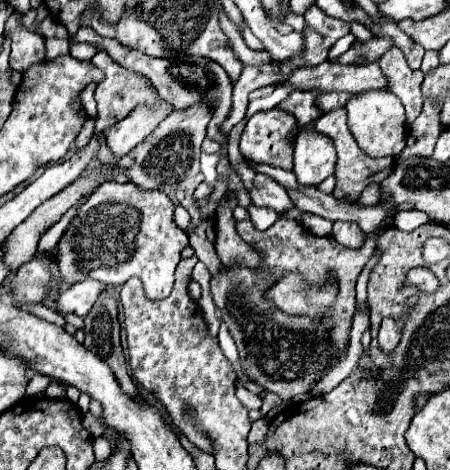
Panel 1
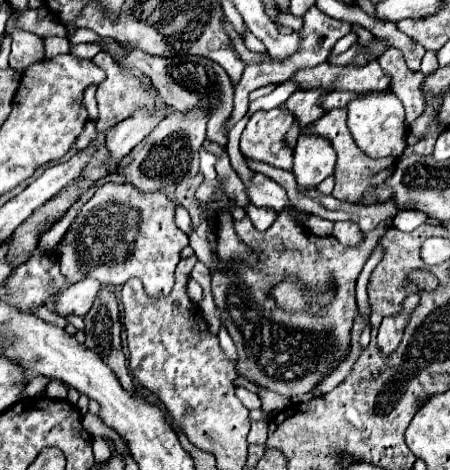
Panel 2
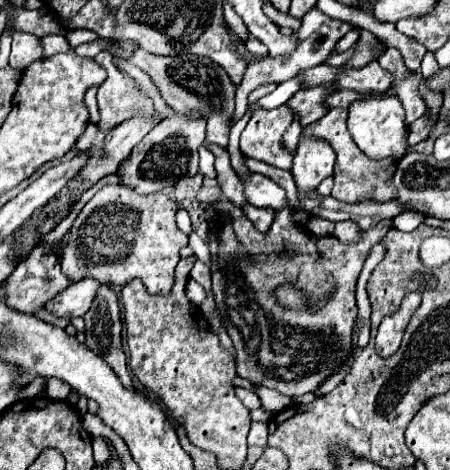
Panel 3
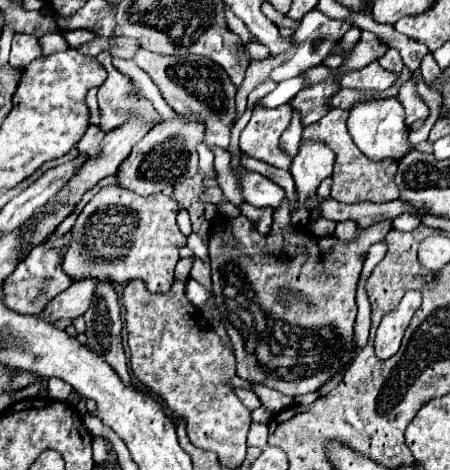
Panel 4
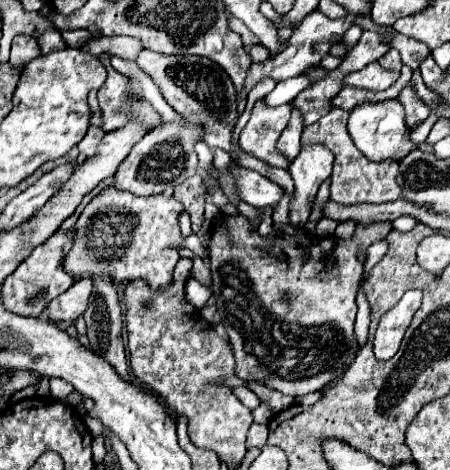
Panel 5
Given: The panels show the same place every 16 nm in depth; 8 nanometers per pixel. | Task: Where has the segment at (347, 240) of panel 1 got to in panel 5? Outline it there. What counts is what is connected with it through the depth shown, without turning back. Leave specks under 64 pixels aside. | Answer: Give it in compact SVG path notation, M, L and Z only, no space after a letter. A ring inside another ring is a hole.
M352 220L340 222L338 228L336 228L336 232L334 232L334 236L340 238L340 240L348 240L348 238L354 236L354 228L356 228L356 222L352 222Z

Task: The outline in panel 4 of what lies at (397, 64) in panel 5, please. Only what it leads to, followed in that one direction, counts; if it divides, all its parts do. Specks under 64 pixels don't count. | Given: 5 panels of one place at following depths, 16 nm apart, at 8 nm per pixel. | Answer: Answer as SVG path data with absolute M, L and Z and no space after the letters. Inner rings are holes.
M388 50L384 56L380 56L380 66L386 68L388 72L394 72L398 76L402 76L402 70L404 70L404 62L402 62L402 56L398 50Z

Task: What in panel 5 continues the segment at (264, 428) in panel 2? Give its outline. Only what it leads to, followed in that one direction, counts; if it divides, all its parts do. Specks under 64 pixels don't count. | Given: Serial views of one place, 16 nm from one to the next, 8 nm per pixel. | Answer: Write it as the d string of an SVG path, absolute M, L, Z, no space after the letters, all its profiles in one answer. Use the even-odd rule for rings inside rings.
M254 422L254 424L250 426L246 444L248 444L248 446L260 446L260 444L266 444L266 438L268 438L268 426Z

